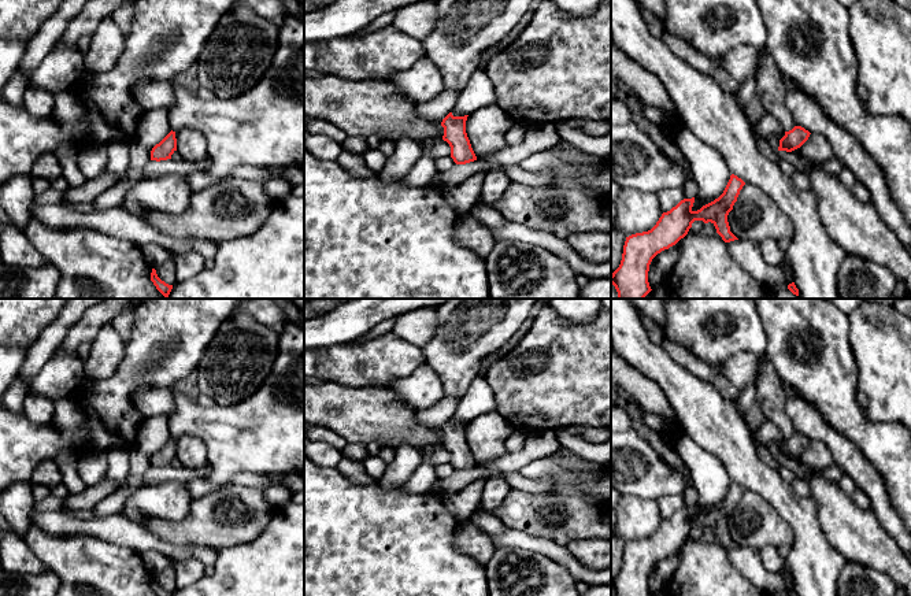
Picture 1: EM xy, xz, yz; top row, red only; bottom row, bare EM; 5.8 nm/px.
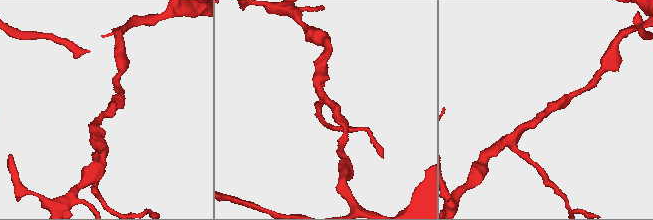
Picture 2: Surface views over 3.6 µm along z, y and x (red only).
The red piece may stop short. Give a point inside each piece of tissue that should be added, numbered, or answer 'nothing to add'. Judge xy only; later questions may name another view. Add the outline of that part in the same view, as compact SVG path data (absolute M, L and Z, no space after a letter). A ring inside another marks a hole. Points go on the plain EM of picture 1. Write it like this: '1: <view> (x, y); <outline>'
nothing to add

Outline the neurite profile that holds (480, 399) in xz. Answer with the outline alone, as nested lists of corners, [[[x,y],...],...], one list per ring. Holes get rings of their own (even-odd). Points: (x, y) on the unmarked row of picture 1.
[[[478,375],[471,381],[466,395],[459,400],[451,418],[453,423],[464,423],[479,415],[497,411],[495,393],[485,377]]]

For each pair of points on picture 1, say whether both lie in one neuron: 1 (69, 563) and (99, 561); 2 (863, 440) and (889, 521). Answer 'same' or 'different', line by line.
1: same
2: different

